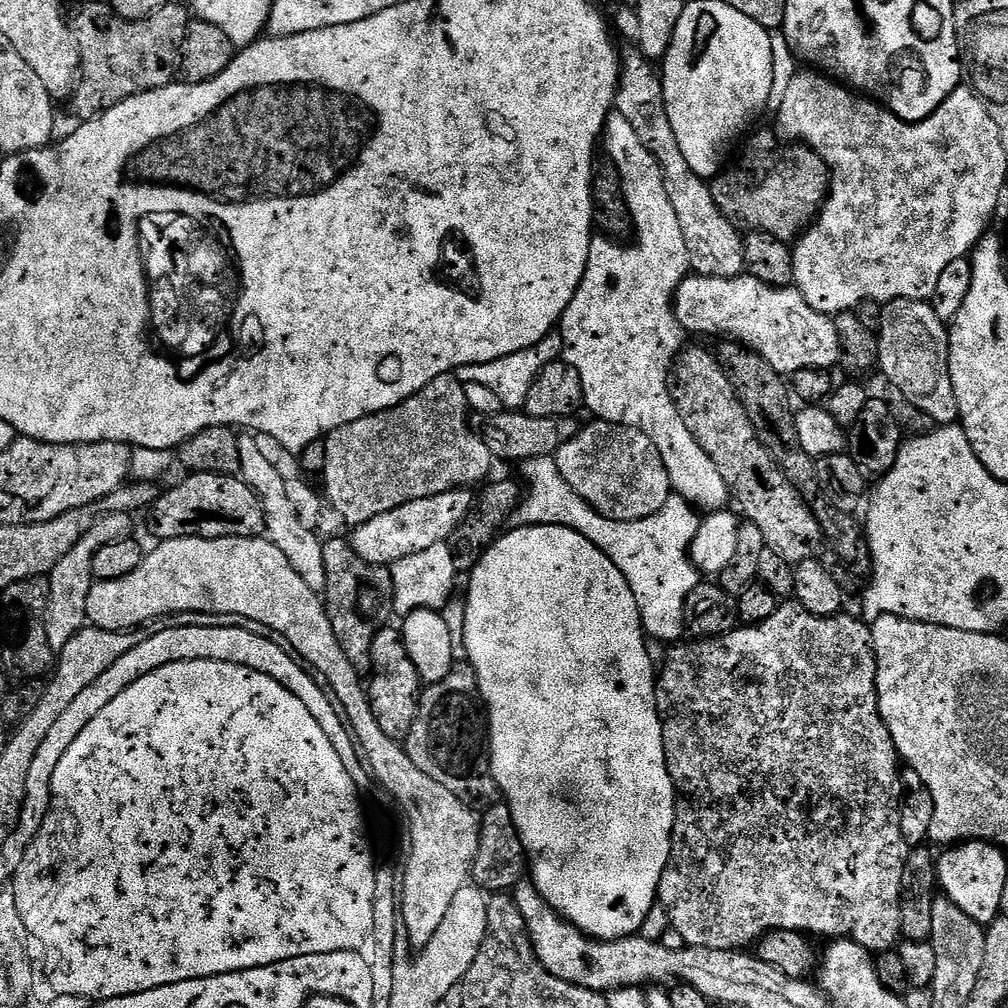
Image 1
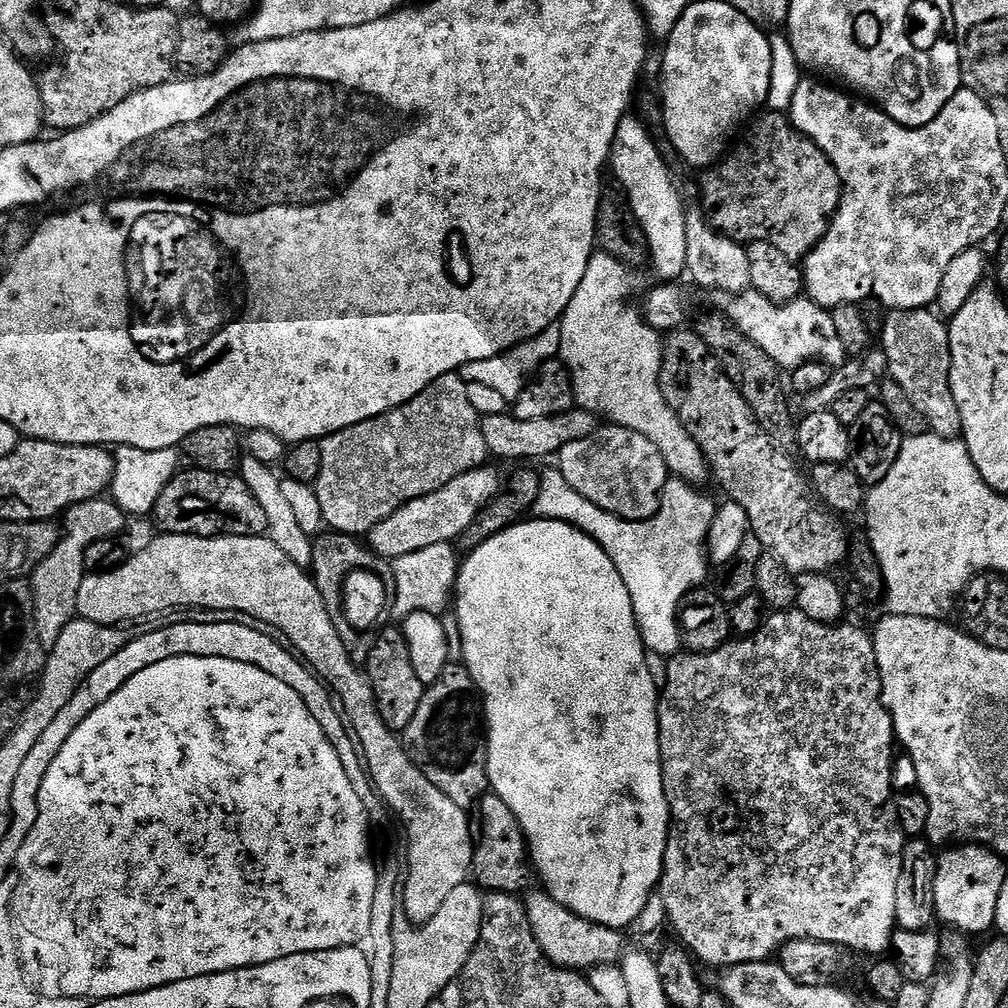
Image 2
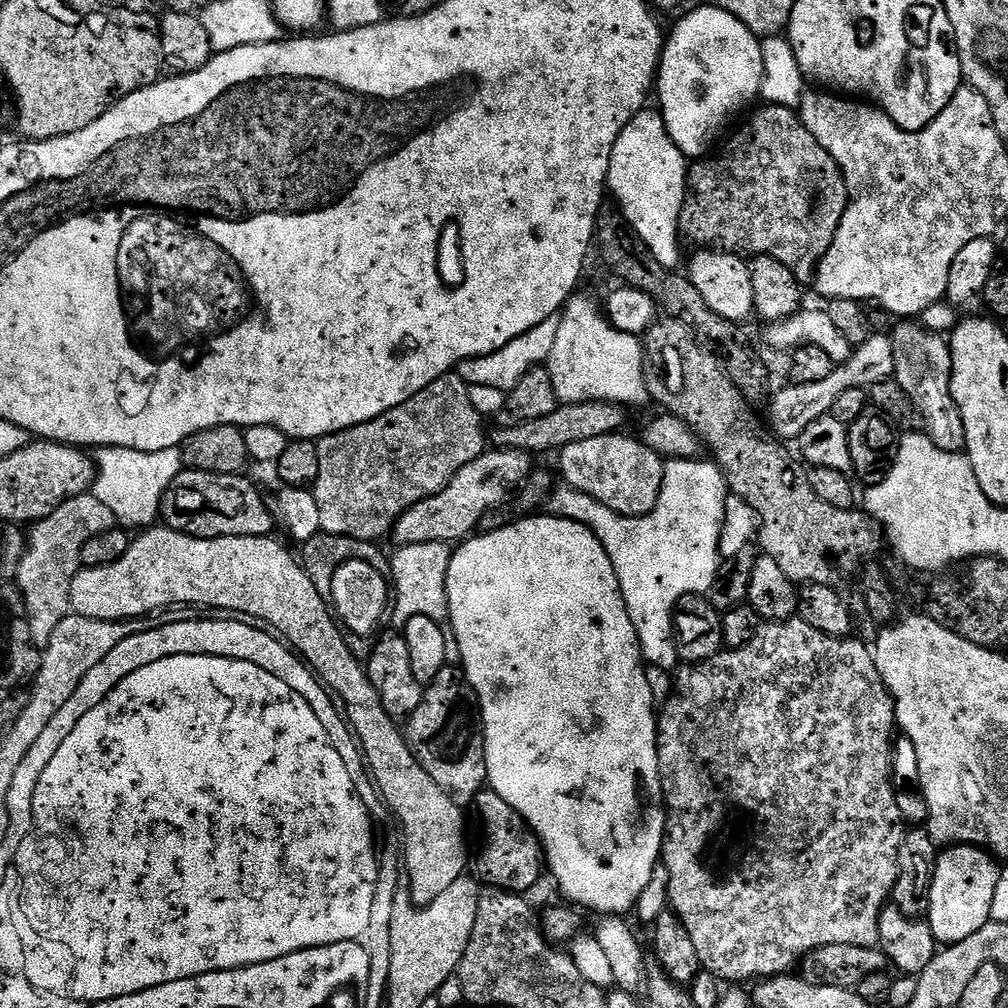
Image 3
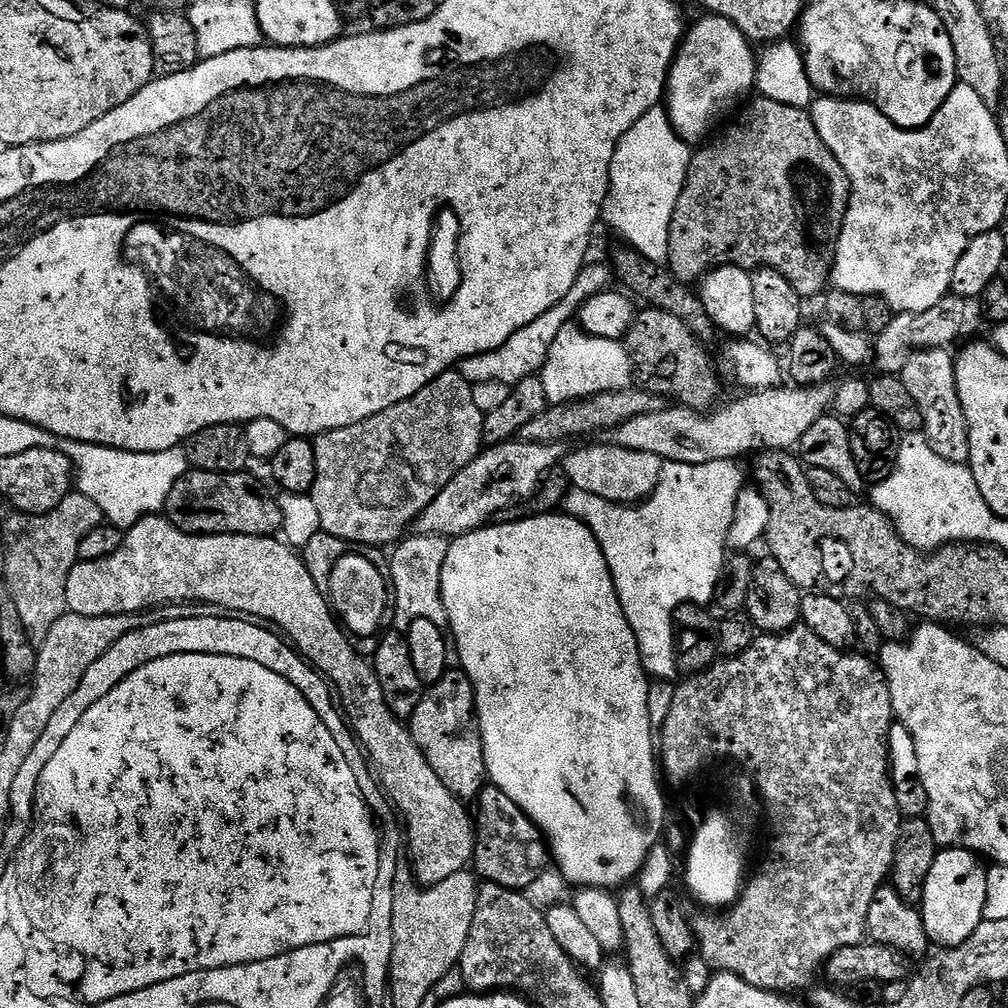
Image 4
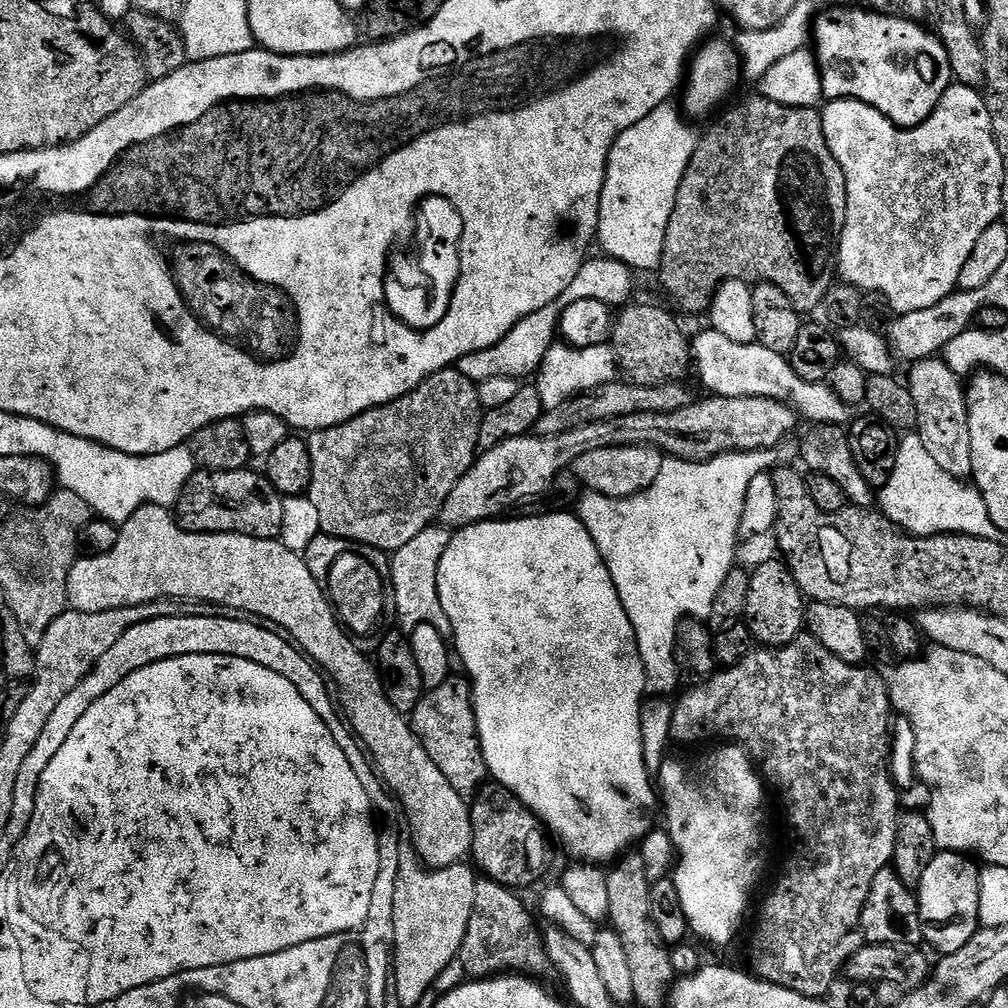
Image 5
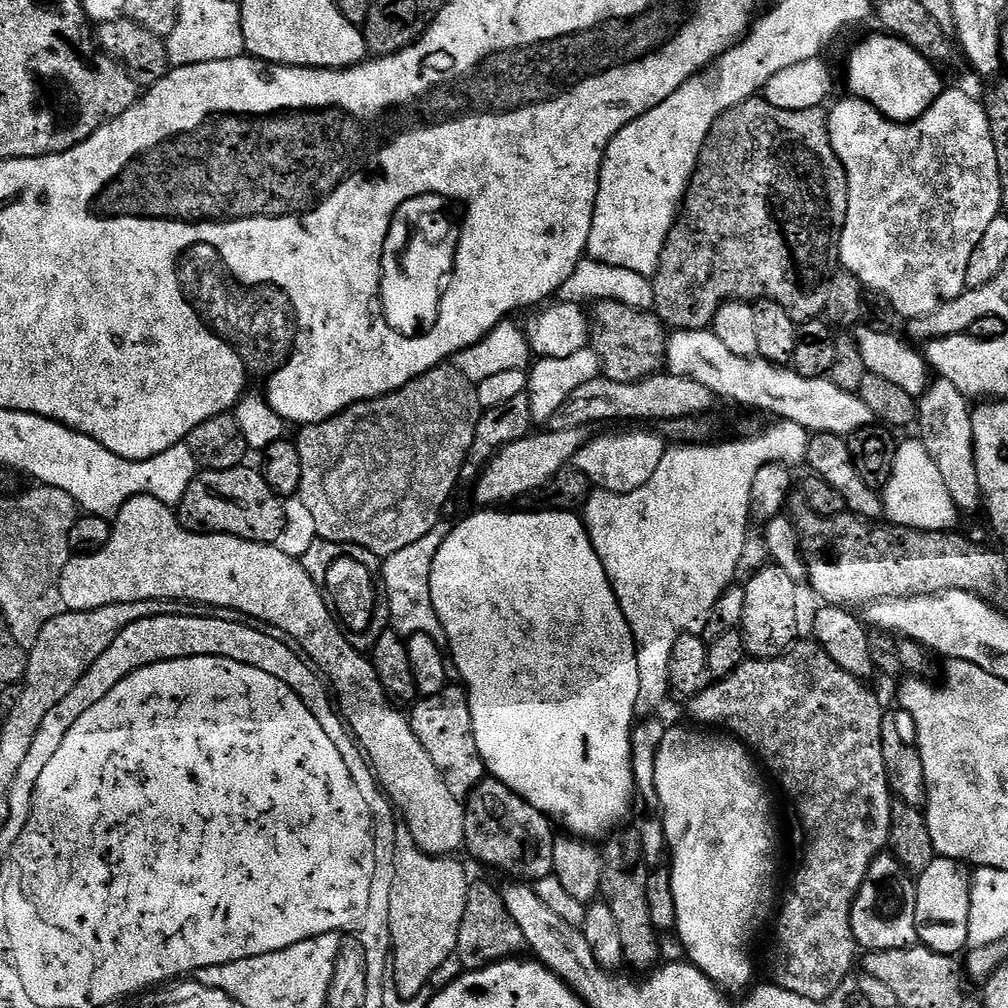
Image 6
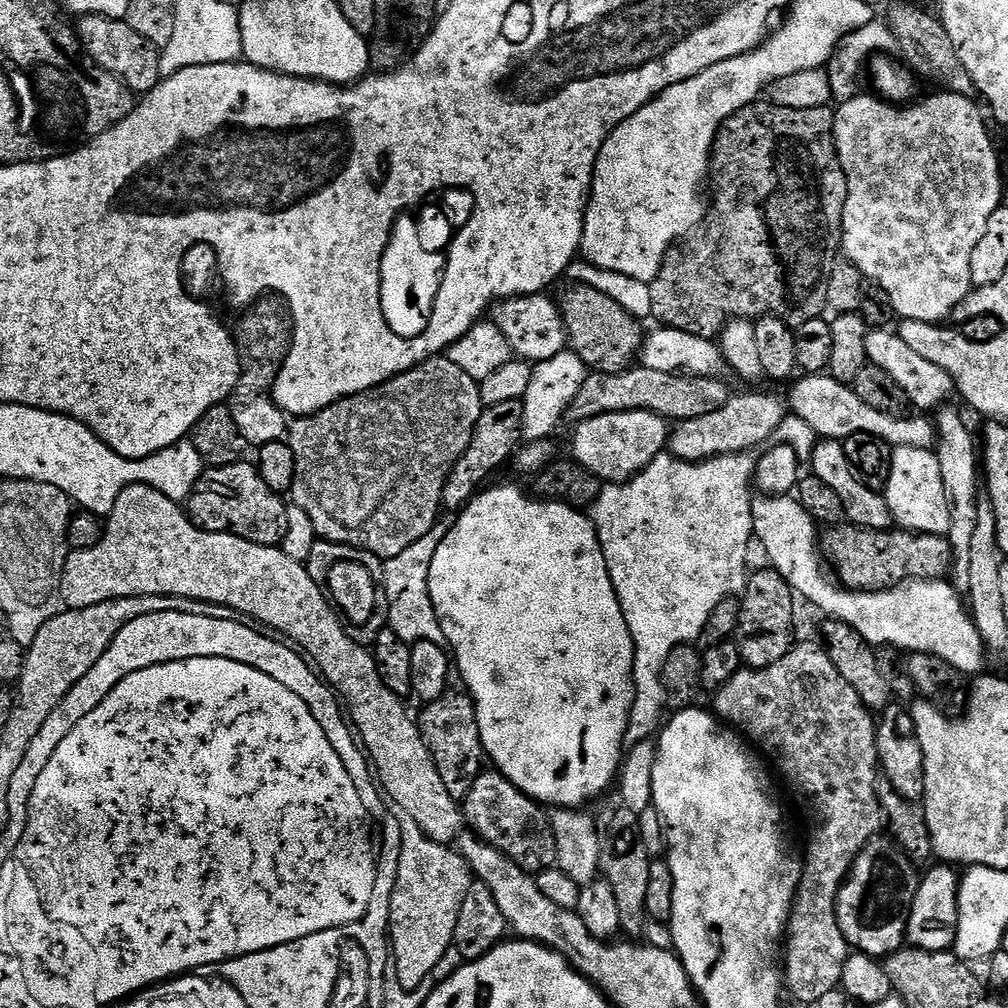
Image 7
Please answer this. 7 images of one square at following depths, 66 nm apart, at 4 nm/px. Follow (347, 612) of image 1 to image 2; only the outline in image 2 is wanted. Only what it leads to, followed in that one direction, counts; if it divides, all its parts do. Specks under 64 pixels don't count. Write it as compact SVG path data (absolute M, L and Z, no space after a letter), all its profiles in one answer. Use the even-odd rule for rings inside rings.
M325 530L313 539L311 578L318 586L318 594L322 594L322 602L326 602L326 610L334 622L334 630L338 630L338 638L342 638L342 642L348 653L351 654L354 663L357 666L364 666L368 663L369 641L367 639L364 641L365 637L362 633L347 621L343 608L343 584L352 571L360 569L372 571L387 586L395 585L396 579L392 564L382 559L377 552L368 547L367 543L361 542L357 537Z

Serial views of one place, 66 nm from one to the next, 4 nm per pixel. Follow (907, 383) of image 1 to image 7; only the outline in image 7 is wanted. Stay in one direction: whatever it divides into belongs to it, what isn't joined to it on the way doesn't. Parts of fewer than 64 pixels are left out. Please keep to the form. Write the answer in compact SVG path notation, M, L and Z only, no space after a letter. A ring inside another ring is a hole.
M944 406L935 413L937 441L935 446L938 466L942 470L942 486L946 490L946 498L950 506L950 530L947 538L952 547L955 575L967 577L970 570L970 546L973 541L974 526L978 521L977 497L982 492L981 473L978 469L978 444L972 441L972 432L966 421L960 417L956 408Z

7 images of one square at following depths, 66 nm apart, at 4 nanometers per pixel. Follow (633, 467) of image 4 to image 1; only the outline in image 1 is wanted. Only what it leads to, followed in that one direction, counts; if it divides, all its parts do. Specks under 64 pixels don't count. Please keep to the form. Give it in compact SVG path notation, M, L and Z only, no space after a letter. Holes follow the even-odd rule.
M596 418L593 424L585 423L579 432L574 434L554 457L562 477L599 515L608 519L630 522L650 518L650 514L658 514L662 506L673 496L670 474L666 470L664 456L658 454L658 446L654 440L646 438L642 430L634 430L630 426L622 426L614 422L606 422L603 418Z

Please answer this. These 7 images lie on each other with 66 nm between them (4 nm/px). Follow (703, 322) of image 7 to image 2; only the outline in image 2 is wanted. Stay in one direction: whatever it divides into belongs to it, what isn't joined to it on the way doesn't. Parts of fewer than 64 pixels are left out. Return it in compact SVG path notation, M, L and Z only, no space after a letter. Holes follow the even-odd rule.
M771 110L765 113L765 116L757 115L747 125L748 133L740 141L735 141L736 149L734 144L723 159L701 175L704 177L700 180L699 203L708 223L724 236L745 246L770 242L770 246L778 246L786 258L800 262L814 250L836 217L842 191L838 170L834 170L830 158L826 158L824 151L811 138L803 136L792 125L787 115Z

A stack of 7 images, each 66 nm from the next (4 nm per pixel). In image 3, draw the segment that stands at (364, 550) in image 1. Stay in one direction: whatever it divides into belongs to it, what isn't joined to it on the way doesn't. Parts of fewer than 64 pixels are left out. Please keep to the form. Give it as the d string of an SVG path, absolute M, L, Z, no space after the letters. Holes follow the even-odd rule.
M509 448L484 451L470 462L470 466L462 466L449 484L438 490L438 494L410 506L410 510L406 510L392 527L390 540L393 540L393 545L405 548L422 542L442 542L452 546L471 537L479 529L483 516L488 511L499 509L503 500L509 495L508 500L524 483L534 469L532 460L529 453Z

